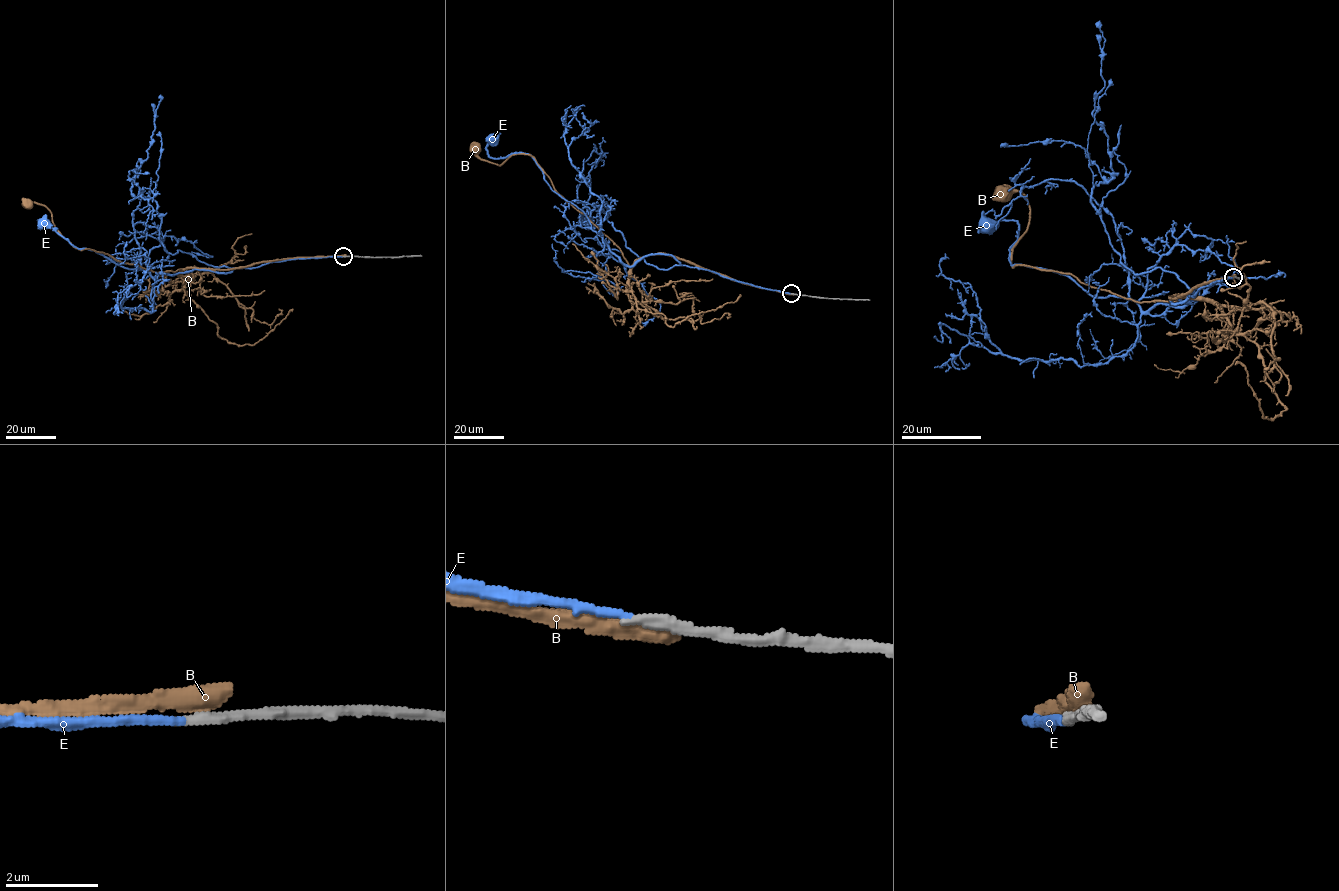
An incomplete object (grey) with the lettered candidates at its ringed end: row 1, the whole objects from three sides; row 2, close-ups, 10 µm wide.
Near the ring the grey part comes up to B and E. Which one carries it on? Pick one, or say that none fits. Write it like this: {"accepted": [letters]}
{"accepted": ["E"]}

